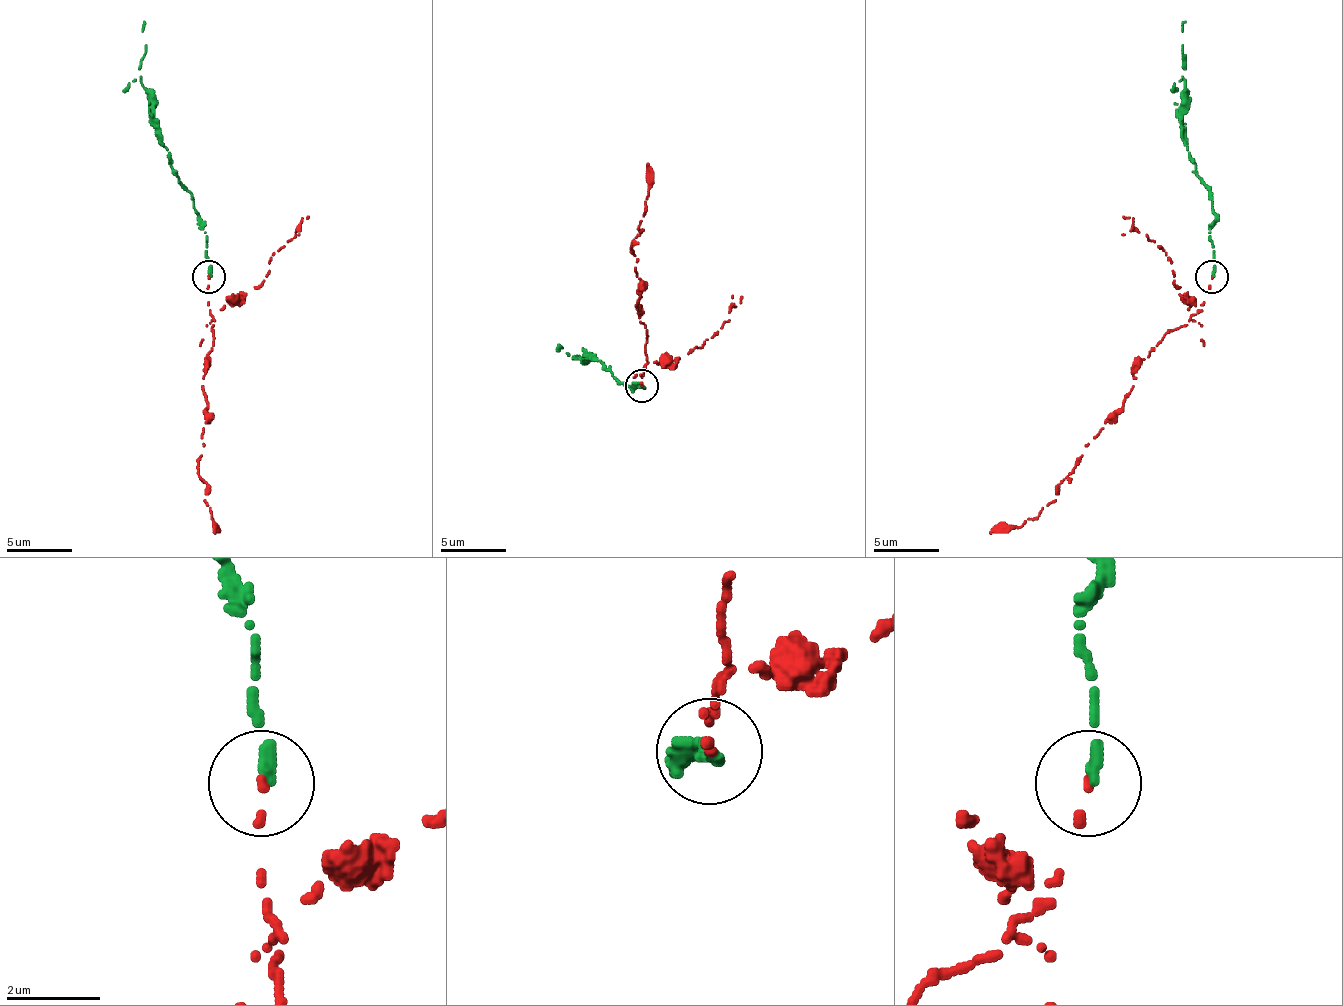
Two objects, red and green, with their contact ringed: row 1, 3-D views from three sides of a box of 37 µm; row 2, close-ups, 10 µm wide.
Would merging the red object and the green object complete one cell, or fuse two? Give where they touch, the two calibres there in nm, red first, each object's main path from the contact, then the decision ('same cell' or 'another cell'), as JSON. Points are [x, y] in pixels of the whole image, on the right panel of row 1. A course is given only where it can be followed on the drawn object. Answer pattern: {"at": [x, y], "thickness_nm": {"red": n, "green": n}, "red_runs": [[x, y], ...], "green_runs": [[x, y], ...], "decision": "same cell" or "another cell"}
{"at": [1212, 277], "thickness_nm": {"red": 180, "green": 280}, "red_runs": [[1213, 278], [1190, 320], [1140, 363], [1130, 393], [1084, 445], [1055, 498], [1018, 528], [989, 534]], "green_runs": [[1213, 274], [1209, 235], [1216, 212], [1213, 192], [1199, 179], [1183, 139], [1186, 21]], "decision": "another cell"}

